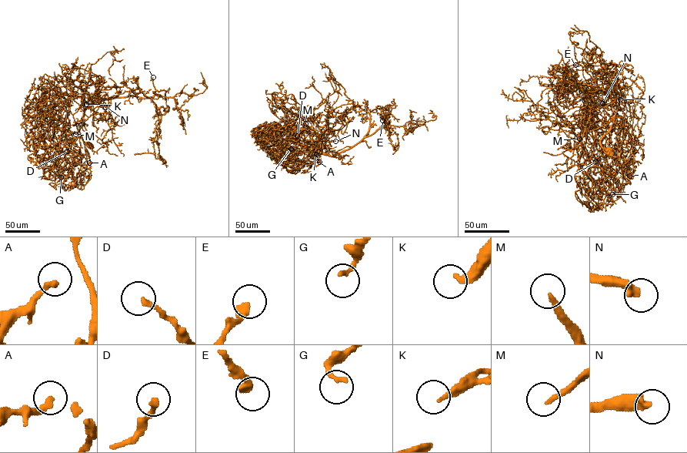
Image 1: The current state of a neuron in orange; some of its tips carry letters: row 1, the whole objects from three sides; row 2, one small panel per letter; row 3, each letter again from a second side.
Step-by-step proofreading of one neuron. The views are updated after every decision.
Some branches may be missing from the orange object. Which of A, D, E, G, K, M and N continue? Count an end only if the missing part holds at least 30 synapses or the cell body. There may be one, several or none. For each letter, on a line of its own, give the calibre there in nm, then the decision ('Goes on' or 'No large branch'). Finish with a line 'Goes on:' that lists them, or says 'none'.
A: Thickness 280 nm. No large branch
D: Thickness 220 nm. No large branch
E: Thickness 360 nm. No large branch
G: Thickness 200 nm. No large branch
K: Thickness 340 nm. No large branch
M: Thickness 220 nm. Goes on
N: Thickness 360 nm. Goes on
Goes on: M, N

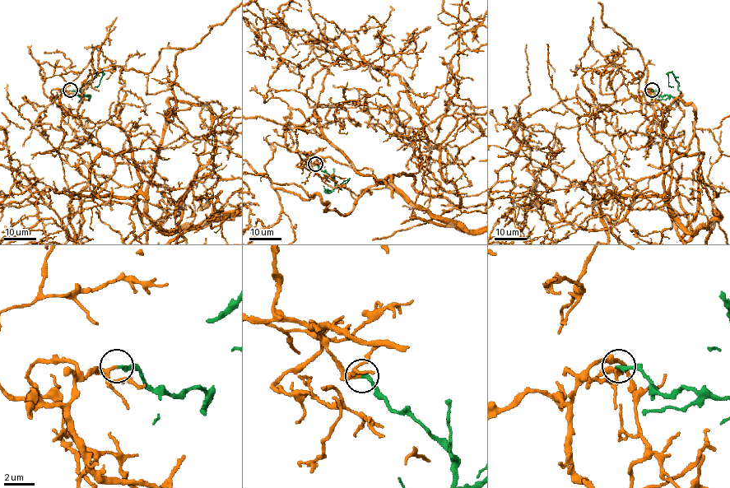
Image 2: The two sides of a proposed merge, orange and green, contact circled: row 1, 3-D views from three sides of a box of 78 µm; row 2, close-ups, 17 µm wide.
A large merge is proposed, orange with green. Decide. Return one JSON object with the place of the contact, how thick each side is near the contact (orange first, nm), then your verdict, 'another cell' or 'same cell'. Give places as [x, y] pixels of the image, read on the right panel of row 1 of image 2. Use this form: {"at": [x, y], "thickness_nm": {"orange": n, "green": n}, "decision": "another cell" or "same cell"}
{"at": [652, 90], "thickness_nm": {"orange": 200, "green": 240}, "decision": "same cell"}

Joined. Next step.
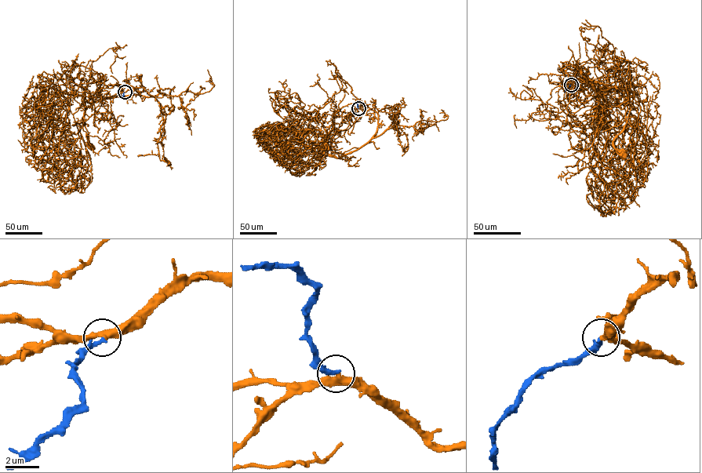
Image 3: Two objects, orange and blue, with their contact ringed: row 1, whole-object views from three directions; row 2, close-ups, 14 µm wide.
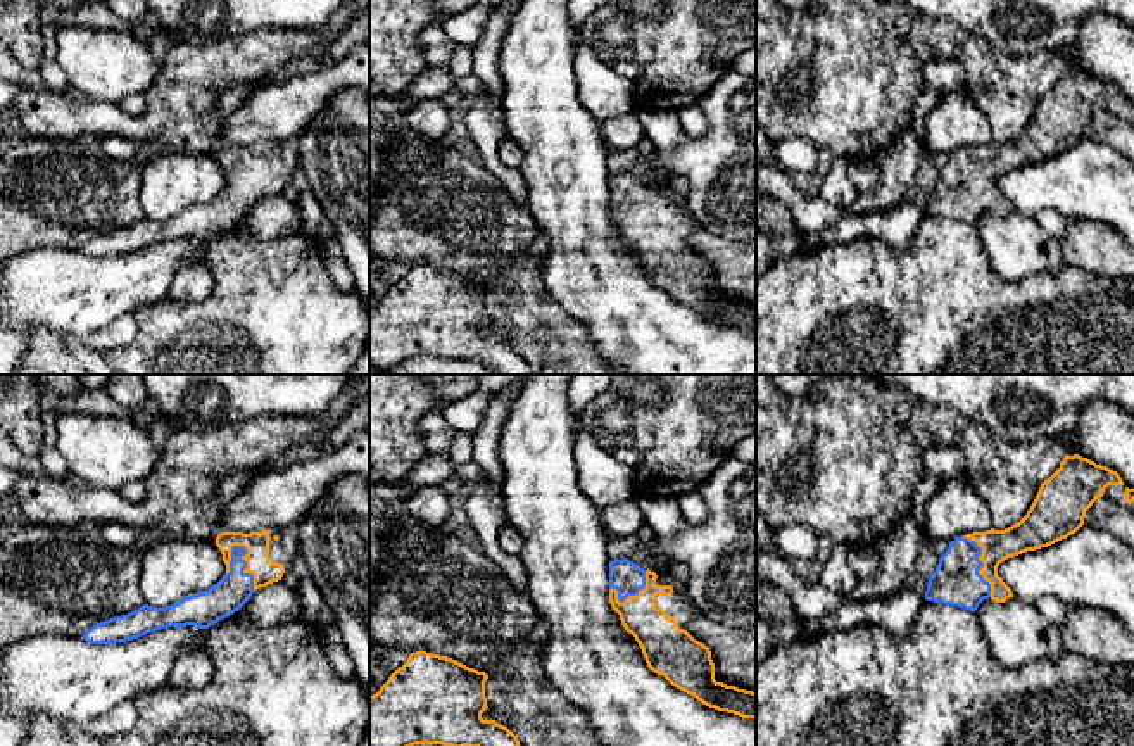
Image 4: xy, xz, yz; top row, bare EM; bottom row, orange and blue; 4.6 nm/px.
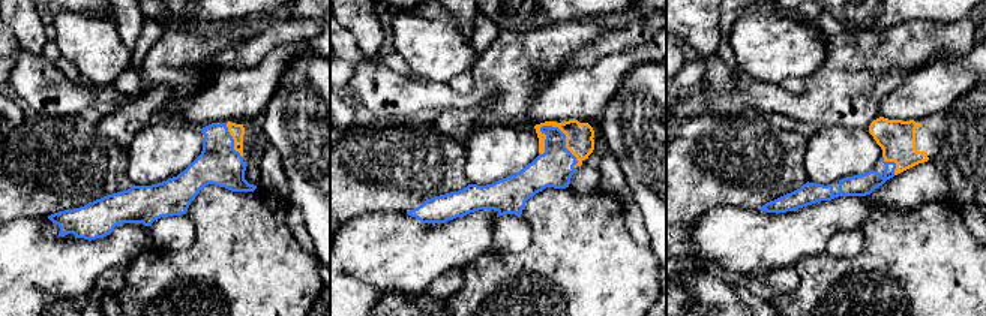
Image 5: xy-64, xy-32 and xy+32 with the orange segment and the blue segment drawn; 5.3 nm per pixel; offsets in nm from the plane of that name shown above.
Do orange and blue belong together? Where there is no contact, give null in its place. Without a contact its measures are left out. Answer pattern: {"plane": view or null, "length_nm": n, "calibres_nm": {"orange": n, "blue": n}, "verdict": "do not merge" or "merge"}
{"plane": "xy", "length_nm": 240, "calibres_nm": {"orange": 120, "blue": 160}, "verdict": "merge"}

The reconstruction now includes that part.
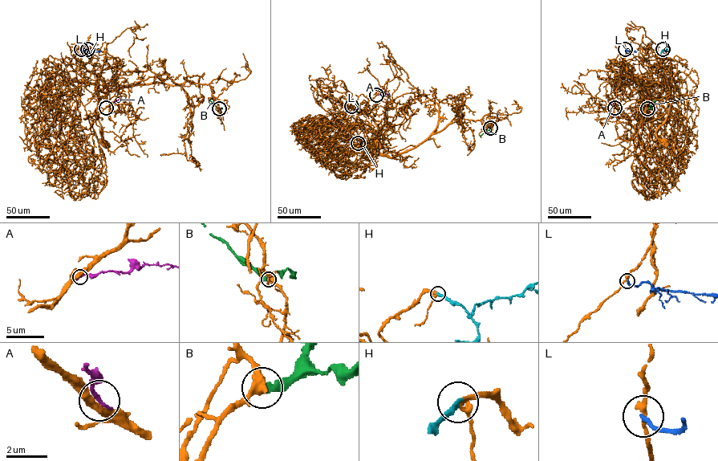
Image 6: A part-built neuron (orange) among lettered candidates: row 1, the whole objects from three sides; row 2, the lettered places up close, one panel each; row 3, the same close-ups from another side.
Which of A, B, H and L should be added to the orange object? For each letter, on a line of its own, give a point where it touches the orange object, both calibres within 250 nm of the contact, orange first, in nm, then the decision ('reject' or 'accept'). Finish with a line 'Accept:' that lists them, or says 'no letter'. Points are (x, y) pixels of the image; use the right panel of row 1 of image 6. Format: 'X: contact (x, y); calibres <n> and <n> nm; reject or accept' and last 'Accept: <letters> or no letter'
A: contact (614, 108); calibres 360 and 200 nm; reject
B: contact (647, 108); calibres 440 and 320 nm; reject
H: contact (663, 49); calibres 220 and 240 nm; accept
L: contact (625, 49); calibres 200 and 200 nm; reject
Accept: H

